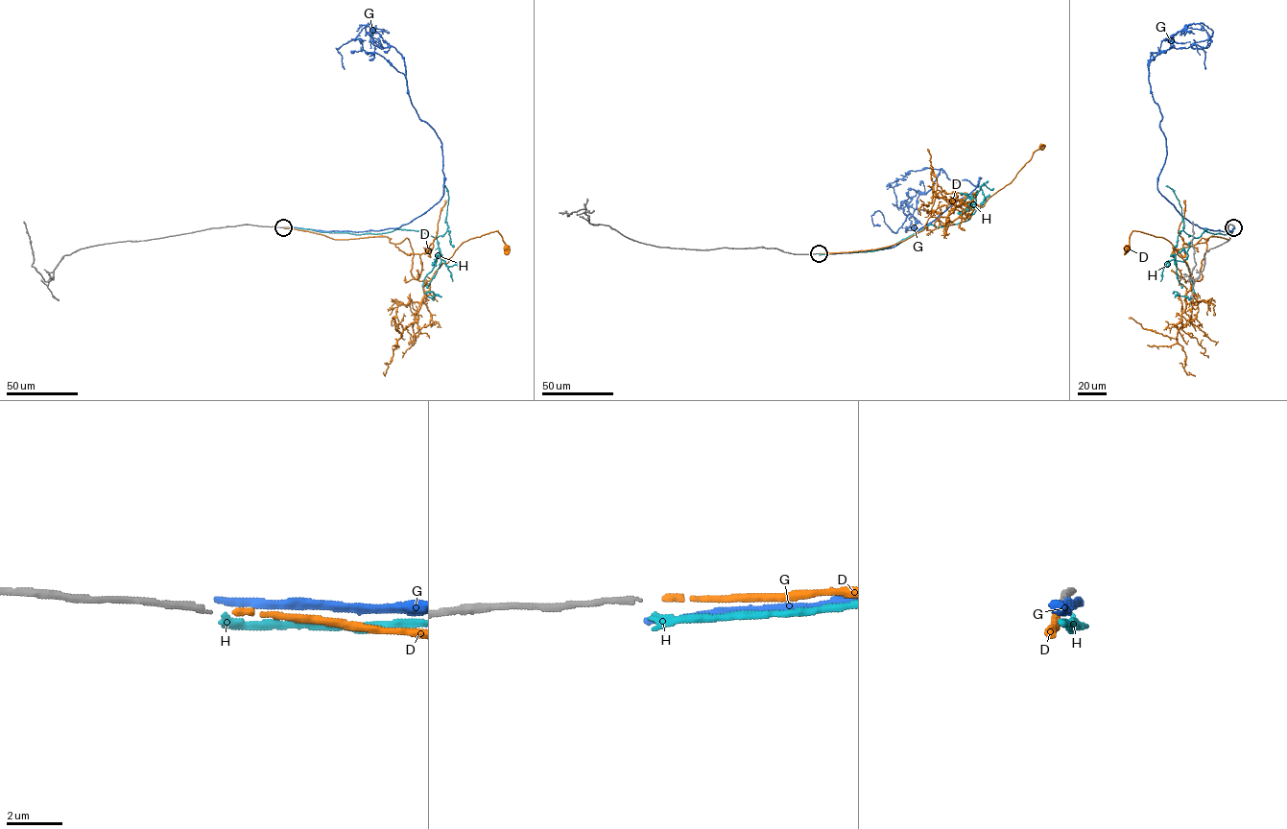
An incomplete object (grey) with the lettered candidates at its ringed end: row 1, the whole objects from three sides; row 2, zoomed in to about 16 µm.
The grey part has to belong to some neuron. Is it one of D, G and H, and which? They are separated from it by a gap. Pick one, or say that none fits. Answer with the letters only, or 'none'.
D

